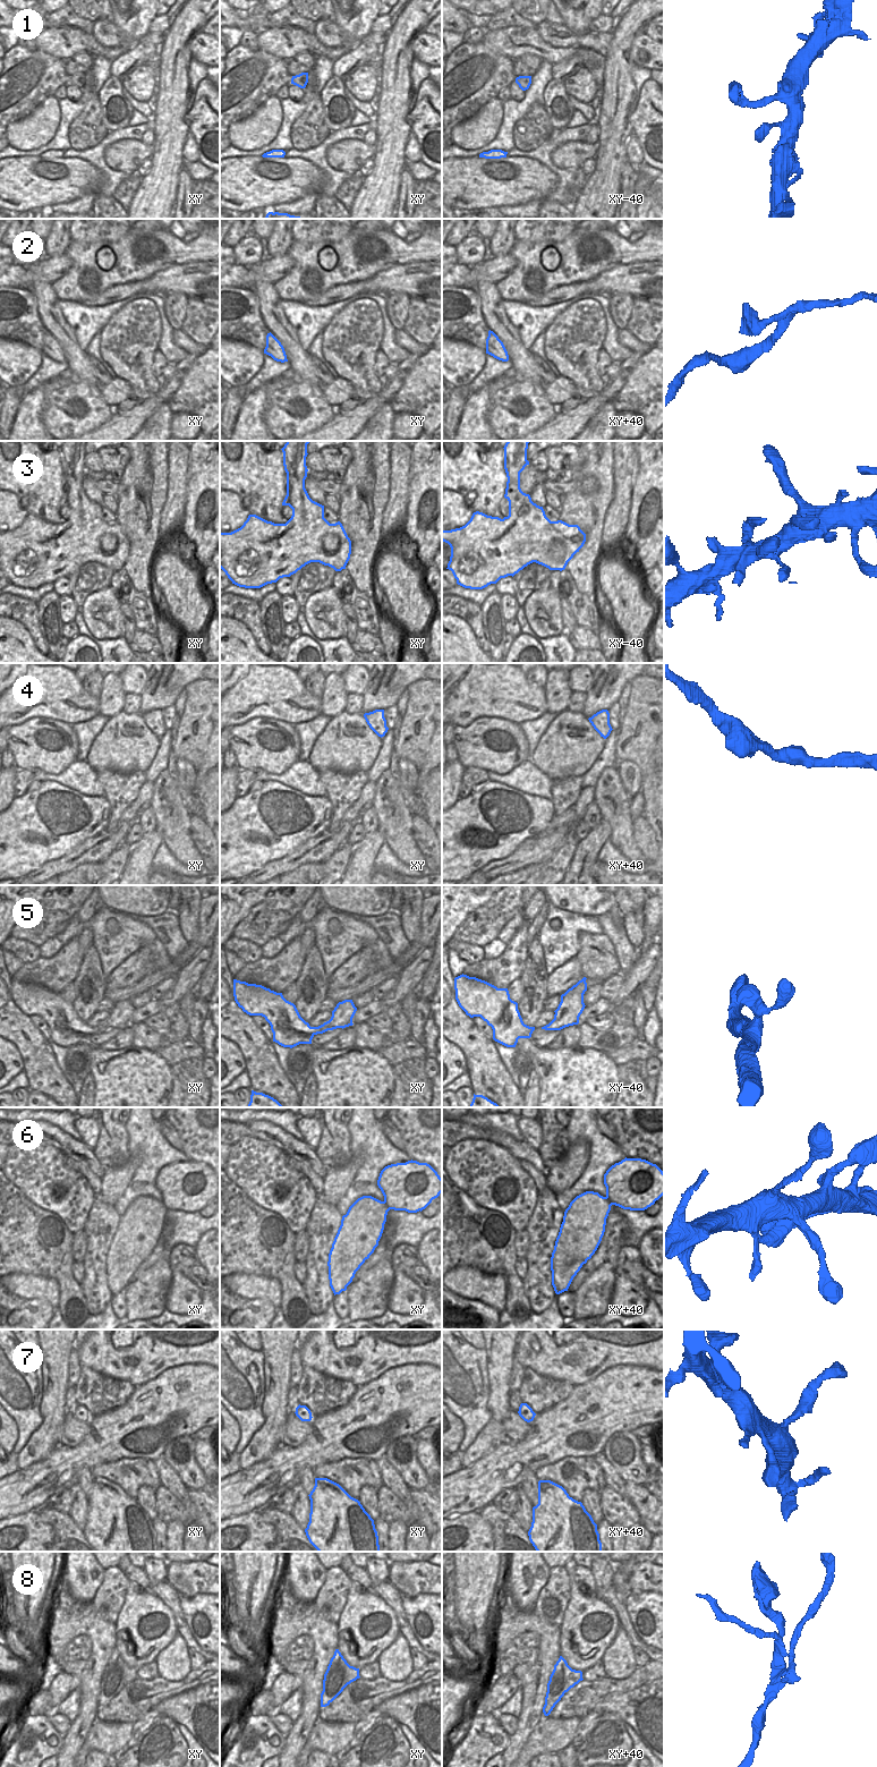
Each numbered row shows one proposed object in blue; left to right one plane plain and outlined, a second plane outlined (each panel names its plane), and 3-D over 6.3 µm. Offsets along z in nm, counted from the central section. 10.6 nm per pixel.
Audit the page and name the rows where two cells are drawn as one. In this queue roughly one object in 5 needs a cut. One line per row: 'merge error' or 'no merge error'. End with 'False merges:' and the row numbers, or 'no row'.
1: no merge error
2: no merge error
3: no merge error
4: no merge error
5: no merge error
6: no merge error
7: no merge error
8: merge error
False merges: 8

